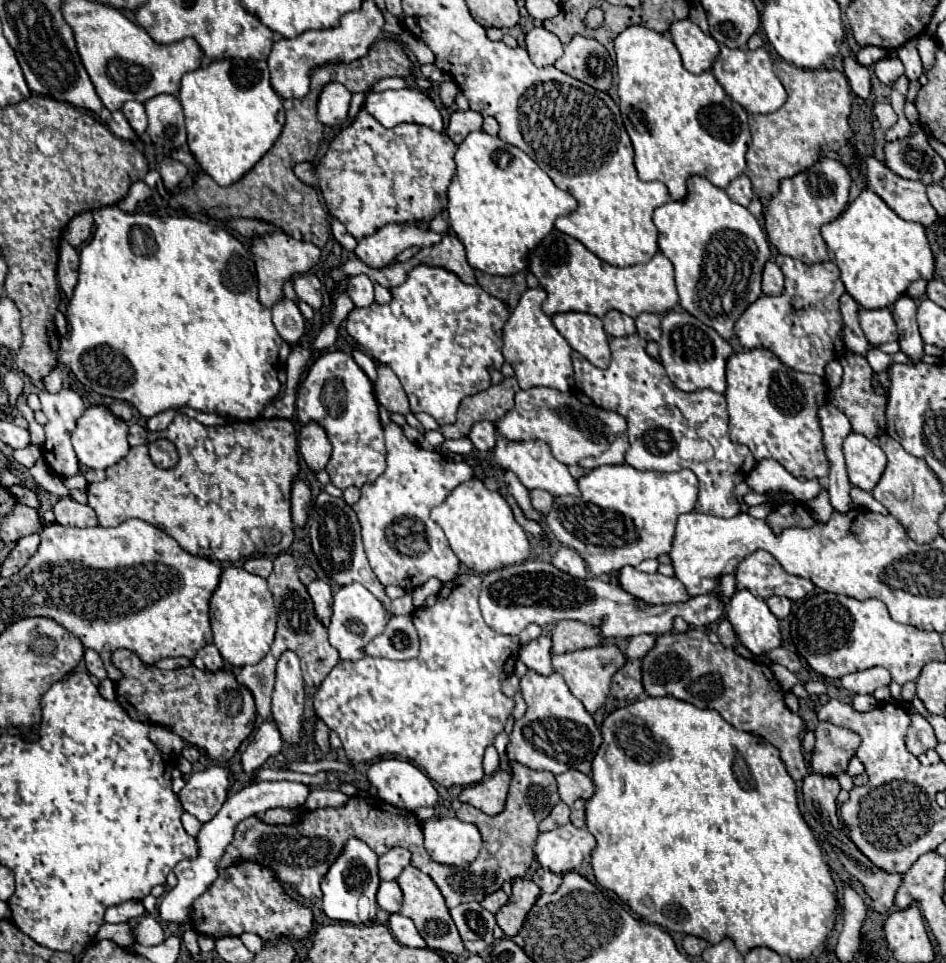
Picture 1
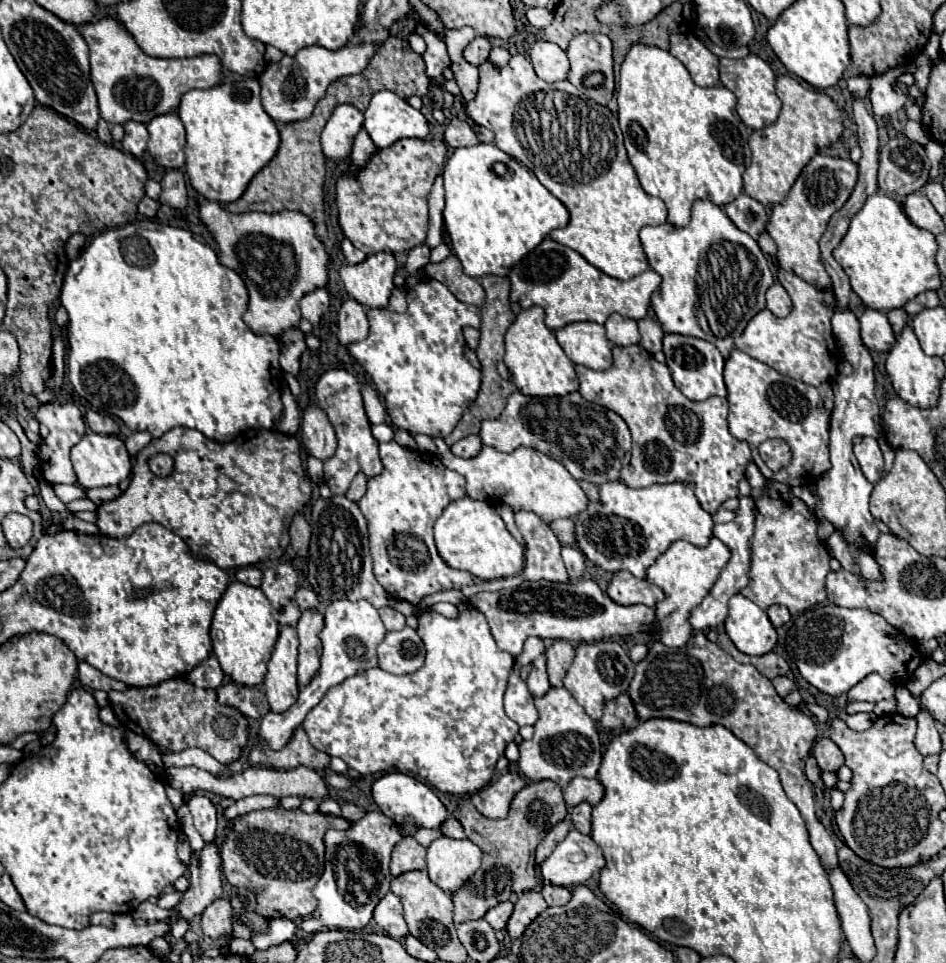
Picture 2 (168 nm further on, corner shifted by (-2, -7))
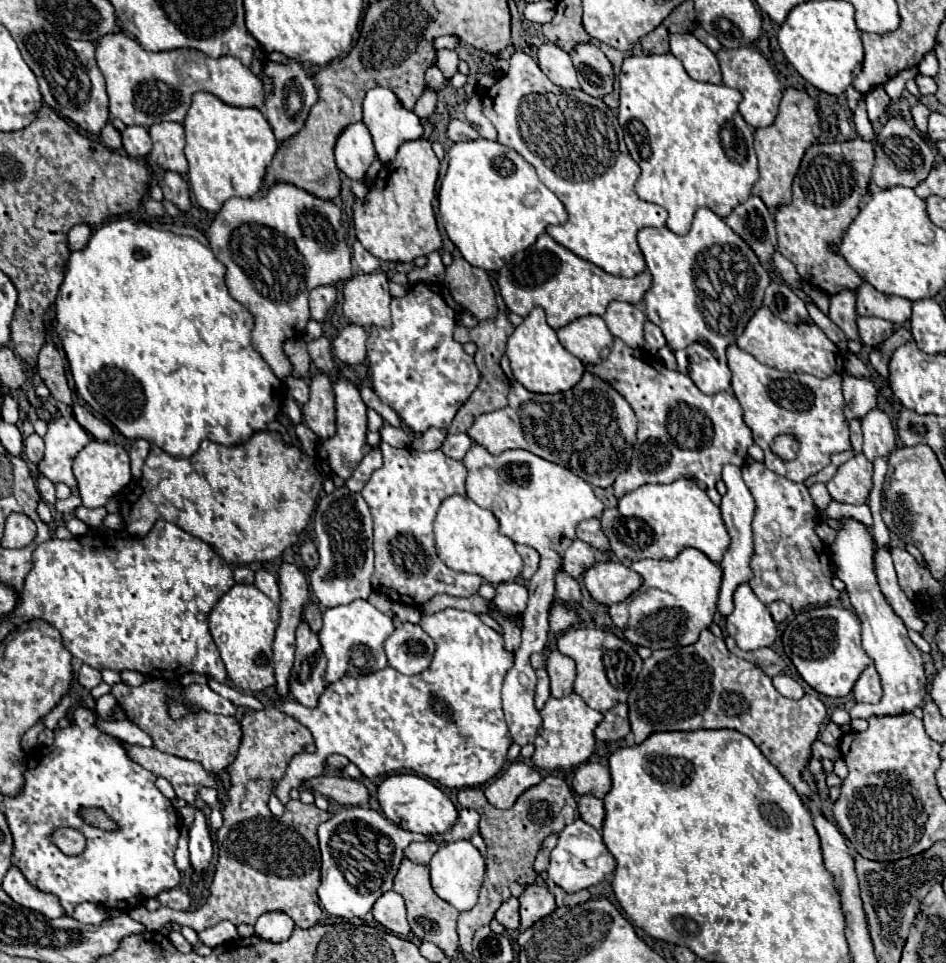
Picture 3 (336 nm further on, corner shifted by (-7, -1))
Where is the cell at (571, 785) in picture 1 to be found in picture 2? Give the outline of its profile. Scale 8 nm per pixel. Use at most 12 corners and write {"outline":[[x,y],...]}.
{"outline":[[571,779],[563,789],[569,807],[597,805],[605,793],[597,779]]}

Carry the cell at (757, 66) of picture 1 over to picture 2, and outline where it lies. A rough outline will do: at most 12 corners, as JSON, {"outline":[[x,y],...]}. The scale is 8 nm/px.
{"outline":[[761,57],[719,59],[747,127],[777,121],[775,75]]}

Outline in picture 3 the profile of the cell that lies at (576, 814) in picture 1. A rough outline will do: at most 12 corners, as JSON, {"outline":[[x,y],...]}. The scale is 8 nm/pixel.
{"outline":[[594,795],[578,799],[580,819],[602,829],[602,799]]}

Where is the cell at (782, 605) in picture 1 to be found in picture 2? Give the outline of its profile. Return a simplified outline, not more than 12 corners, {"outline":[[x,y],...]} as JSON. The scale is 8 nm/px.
{"outline":[[779,605],[769,607],[773,627],[789,621],[789,611]]}

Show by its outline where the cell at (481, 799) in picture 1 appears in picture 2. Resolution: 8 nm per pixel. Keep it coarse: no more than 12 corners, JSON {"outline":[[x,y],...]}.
{"outline":[[505,773],[471,795],[489,819],[503,819],[511,799],[527,785],[519,773]]}

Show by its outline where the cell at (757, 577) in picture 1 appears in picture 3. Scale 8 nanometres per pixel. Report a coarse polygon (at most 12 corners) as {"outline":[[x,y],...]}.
{"outline":[[742,467],[750,587],[794,611],[840,597],[804,483]]}

